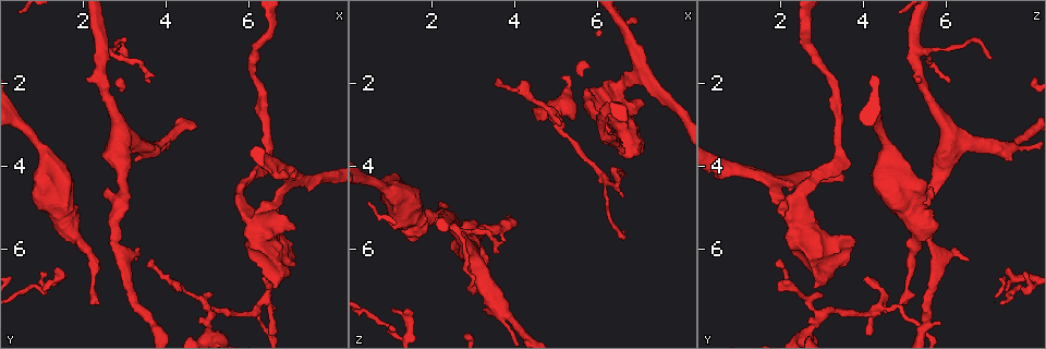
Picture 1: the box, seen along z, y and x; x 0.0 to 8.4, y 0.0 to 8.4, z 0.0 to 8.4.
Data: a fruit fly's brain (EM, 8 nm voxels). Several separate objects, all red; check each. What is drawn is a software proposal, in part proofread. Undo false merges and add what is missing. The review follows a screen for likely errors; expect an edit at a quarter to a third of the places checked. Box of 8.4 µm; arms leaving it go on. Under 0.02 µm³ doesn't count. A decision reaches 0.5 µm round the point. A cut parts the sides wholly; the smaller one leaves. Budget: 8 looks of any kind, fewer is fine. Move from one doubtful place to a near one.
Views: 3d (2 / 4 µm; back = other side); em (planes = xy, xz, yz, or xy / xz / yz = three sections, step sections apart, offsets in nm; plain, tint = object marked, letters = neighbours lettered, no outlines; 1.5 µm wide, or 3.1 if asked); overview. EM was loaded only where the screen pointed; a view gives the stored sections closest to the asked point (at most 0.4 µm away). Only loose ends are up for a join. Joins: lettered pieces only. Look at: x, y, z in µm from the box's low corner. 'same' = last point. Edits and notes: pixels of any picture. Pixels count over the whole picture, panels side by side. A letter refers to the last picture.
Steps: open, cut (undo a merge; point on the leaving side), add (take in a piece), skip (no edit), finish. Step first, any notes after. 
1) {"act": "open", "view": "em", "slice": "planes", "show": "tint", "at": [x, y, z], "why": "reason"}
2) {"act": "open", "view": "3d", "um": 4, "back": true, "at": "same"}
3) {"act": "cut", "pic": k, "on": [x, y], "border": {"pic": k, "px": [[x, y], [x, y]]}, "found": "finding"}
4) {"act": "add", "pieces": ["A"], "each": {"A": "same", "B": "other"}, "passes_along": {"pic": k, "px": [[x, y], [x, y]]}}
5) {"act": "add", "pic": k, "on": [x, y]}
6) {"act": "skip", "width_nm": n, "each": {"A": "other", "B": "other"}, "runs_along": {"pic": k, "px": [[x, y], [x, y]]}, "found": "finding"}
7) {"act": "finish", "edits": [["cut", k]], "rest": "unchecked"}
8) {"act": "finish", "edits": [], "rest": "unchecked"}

{"act": "open", "view": "3d", "um": 4, "at": [2.15, 7.25, 4.85], "why": "long arm stops here"}

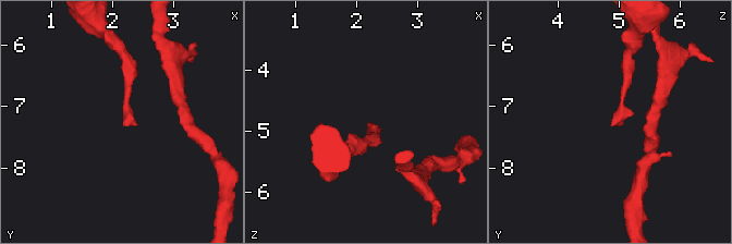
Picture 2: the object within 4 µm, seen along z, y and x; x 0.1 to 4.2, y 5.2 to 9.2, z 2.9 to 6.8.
{"act": "open", "view": "em", "slice": "planes", "show": "letters", "at": [2.20, 7.35, 4.85], "why": "now the EM"}

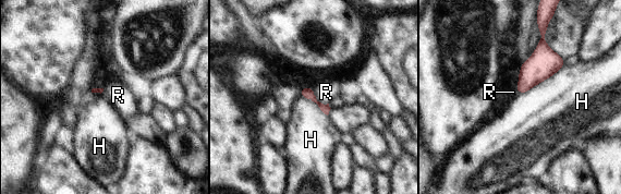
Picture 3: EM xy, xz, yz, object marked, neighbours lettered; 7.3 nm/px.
{"act": "add", "pieces": ["R"], "each": {"H": "other", "R": "same"}, "passes_along": {"pic": 3, "px": [[307, 93], [315, 98], [326, 92]]}, "found": "it goes on there"}

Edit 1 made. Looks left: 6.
{"act": "open", "view": "3d", "um": 4, "at": [3.70, 6.25, 2.00], "why": "free end"}

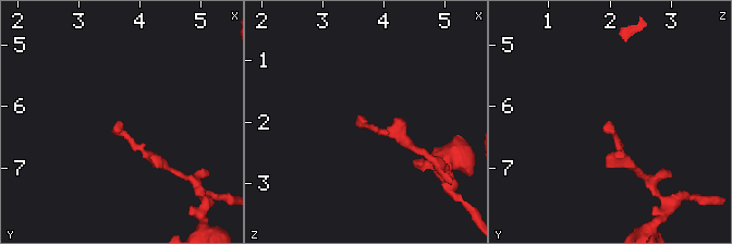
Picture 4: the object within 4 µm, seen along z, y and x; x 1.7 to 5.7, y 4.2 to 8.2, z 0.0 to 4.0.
{"act": "open", "view": "em", "slice": "xy", "step": 8, "show": "letters", "at": [3.70, 6.25, 2.05], "why": "need the tissue"}

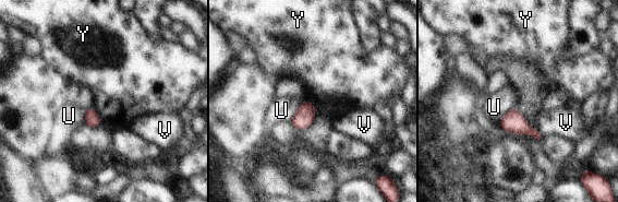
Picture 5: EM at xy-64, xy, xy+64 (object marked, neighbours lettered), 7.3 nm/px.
{"act": "skip", "each": {"U": "other", "V": "other", "Y": "other"}, "found": "no lettered piece goes on from it"}

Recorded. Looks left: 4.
{"act": "open", "view": "em", "slice": "planes", "show": "tint", "at": [6.80, 4.65, 2.00], "why": "three arms meet"}

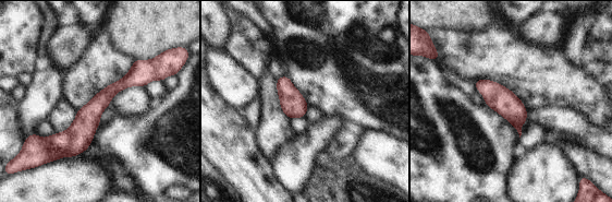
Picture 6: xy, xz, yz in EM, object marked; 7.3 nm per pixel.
{"act": "open", "view": "em", "slice": "planes", "show": "letters", "at": "same", "why": "see the neighbours"}

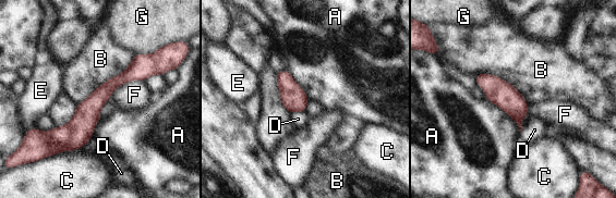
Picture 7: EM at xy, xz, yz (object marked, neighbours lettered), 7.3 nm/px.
{"act": "skip", "each": {"A": "other", "B": "other", "C": "other", "D": "other", "E": "other", "F": "other", "G": "other"}, "border": {"pic": 7, "px": [[134, 54], [123, 71], [76, 104]]}, "found": "one cell here"}

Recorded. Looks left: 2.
{"act": "finish", "edits": [["add", 3]], "rest": "unchecked"}

